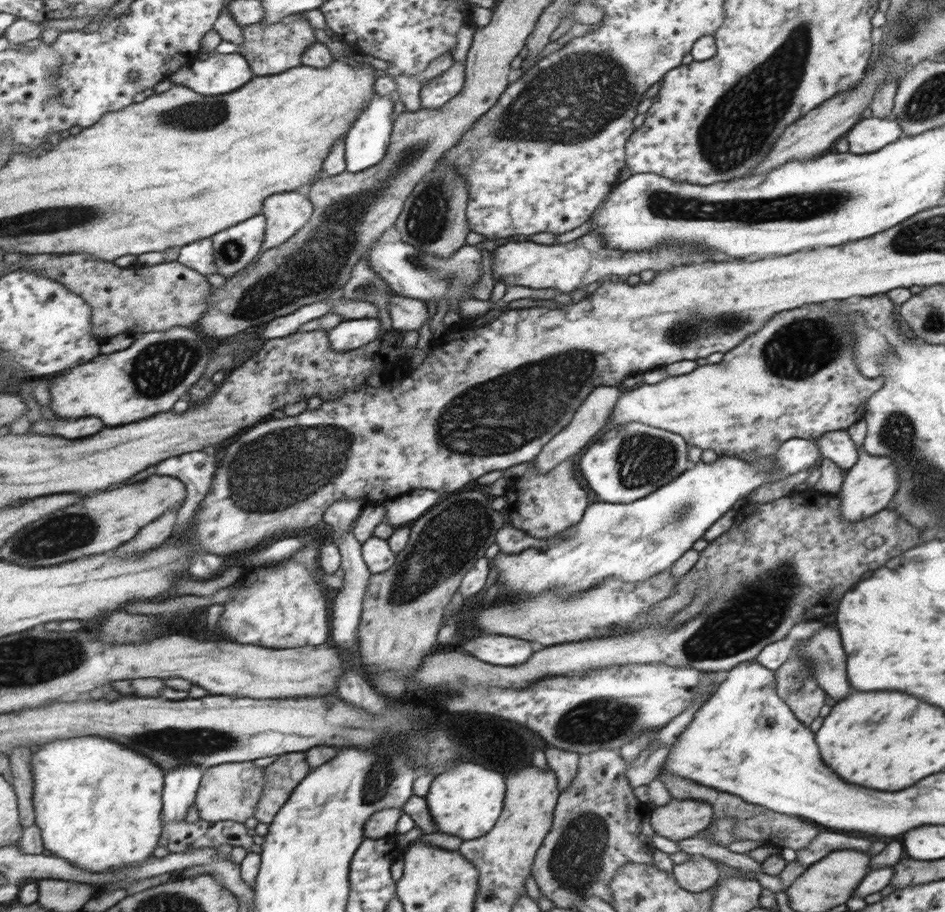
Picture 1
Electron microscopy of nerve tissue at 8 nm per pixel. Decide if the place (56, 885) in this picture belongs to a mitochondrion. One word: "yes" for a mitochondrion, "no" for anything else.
no

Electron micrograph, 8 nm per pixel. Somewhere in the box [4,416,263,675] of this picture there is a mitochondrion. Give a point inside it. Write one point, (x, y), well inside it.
(64, 533)

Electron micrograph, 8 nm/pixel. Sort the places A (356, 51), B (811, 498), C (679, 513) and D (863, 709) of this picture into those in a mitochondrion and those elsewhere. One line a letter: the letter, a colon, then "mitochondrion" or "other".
A: other
B: other
C: mitochondrion
D: other

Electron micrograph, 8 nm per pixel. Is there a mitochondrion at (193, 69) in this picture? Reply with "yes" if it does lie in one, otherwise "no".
no

